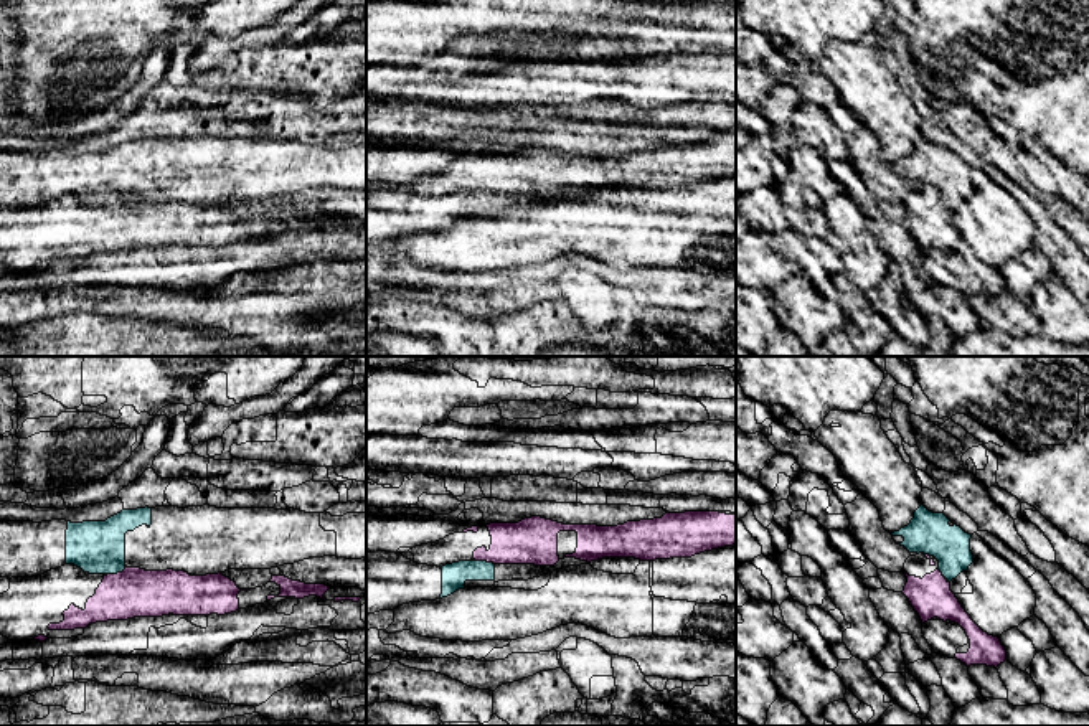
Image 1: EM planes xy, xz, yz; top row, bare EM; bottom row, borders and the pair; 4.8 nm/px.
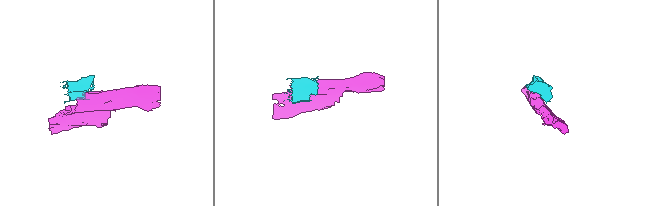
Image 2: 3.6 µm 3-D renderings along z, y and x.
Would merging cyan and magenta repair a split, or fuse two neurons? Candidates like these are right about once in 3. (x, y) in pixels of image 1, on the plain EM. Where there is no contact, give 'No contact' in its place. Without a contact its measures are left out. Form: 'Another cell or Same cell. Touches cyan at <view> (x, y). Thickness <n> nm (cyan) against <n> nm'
Another cell. Touches cyan at xy (116, 203). Thickness 260 nm (cyan) against 240 nm

